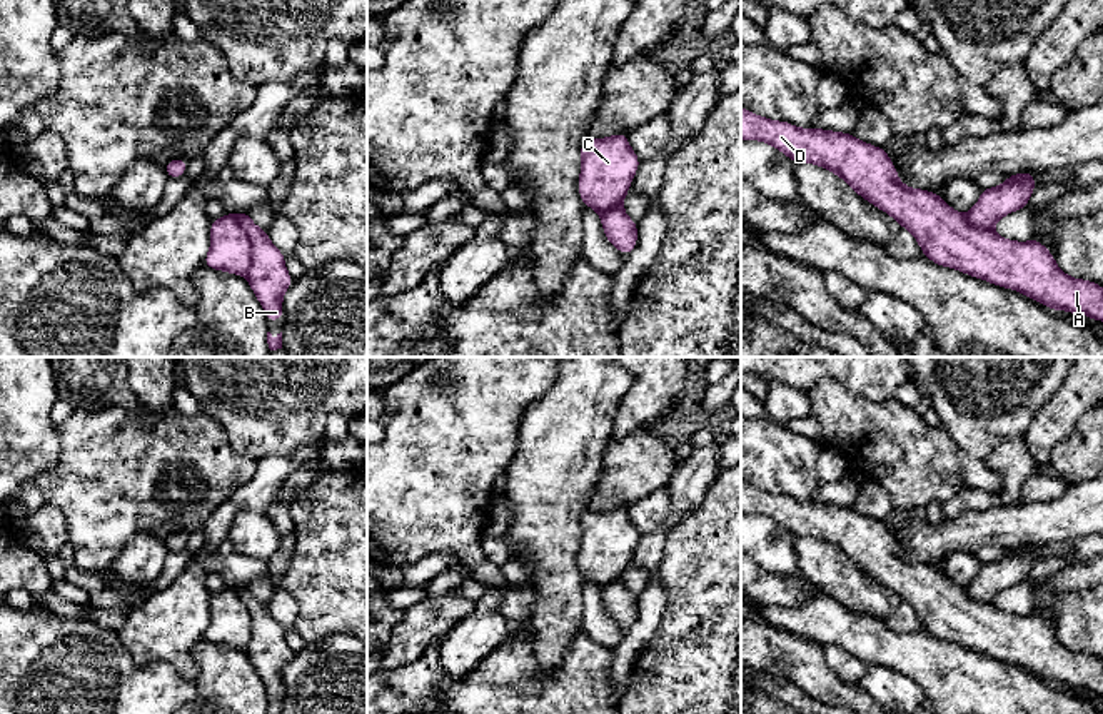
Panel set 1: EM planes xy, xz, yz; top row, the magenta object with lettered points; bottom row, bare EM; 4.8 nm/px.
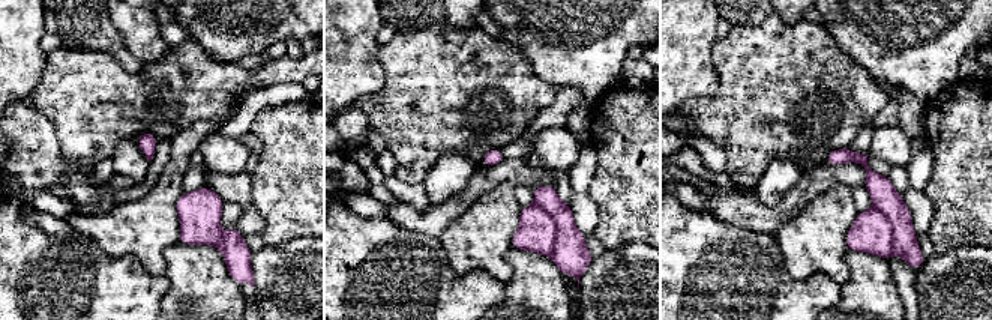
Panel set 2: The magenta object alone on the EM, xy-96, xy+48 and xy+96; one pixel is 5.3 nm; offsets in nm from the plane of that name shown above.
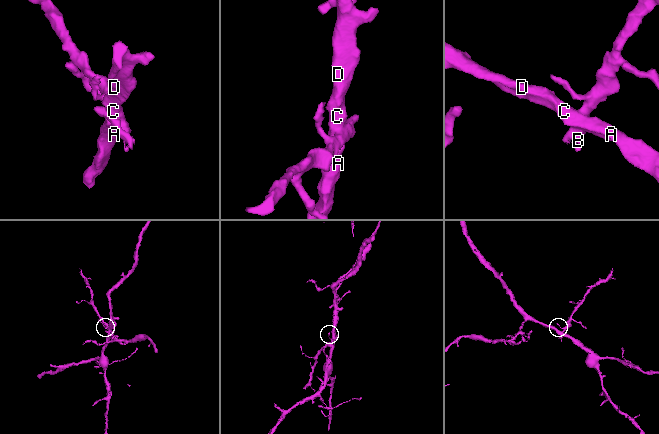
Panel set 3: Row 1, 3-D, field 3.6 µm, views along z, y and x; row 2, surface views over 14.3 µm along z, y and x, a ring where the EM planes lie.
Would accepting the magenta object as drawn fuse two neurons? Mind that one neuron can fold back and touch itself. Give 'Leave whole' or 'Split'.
Split

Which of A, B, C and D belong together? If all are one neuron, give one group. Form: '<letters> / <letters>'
A C D / B

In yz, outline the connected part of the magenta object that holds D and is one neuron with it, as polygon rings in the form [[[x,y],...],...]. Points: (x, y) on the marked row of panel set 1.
[[[741,107],[741,140],[758,140],[794,163],[814,163],[836,173],[859,197],[909,230],[923,257],[1003,289],[1013,289],[1051,310],[1103,322],[1103,285],[1066,275],[1055,255],[1035,239],[1016,242],[971,225],[931,190],[906,187],[888,150],[853,133],[799,128]]]

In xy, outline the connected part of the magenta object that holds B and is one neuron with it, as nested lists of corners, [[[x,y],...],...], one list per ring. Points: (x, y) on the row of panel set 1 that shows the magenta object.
[[[249,212],[235,215],[250,239],[250,267],[245,279],[265,312],[267,324],[272,320],[280,320],[285,317],[282,307],[284,294],[294,282],[292,275],[285,269],[285,255],[270,242],[269,230],[259,229],[252,222]]]

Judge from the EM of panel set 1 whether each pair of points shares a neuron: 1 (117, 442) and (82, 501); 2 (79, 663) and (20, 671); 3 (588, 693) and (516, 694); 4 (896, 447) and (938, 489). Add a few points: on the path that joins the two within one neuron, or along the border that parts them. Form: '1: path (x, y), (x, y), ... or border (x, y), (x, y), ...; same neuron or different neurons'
1: path (114, 457), (114, 469), (97, 486); same neuron
2: path (64, 666), (45, 666), (35, 671); same neuron
3: path (569, 694), (534, 694); same neuron
4: path (905, 456), (928, 479); same neuron

